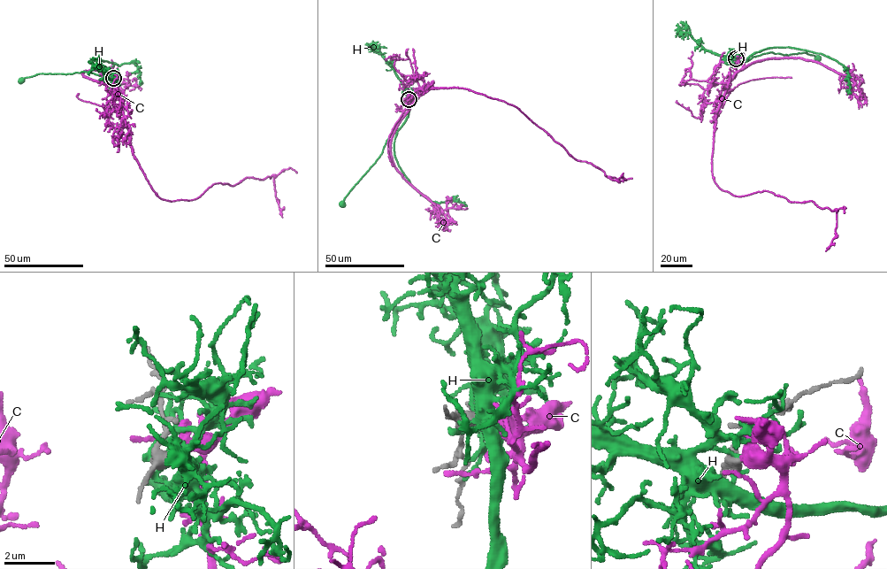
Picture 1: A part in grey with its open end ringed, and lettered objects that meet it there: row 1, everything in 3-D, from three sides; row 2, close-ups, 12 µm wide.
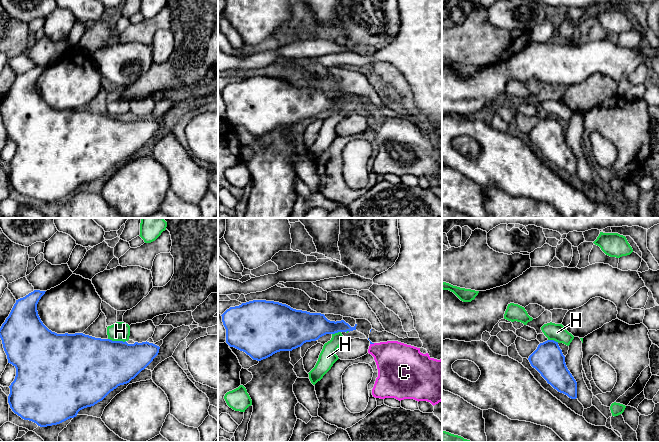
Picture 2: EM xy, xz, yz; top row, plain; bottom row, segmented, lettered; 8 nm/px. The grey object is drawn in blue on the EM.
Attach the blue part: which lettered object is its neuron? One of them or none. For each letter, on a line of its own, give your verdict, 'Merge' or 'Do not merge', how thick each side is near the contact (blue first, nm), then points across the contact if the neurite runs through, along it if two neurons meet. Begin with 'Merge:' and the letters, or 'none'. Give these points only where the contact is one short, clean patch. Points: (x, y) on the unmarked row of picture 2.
Merge: C
C: Merge. Thickness 20 nm (blue) against 320 nm. Path across: xz (368, 114), (372, 119), (396, 138)
H: Do not merge. Thickness 440 nm (blue) against 160 nm

